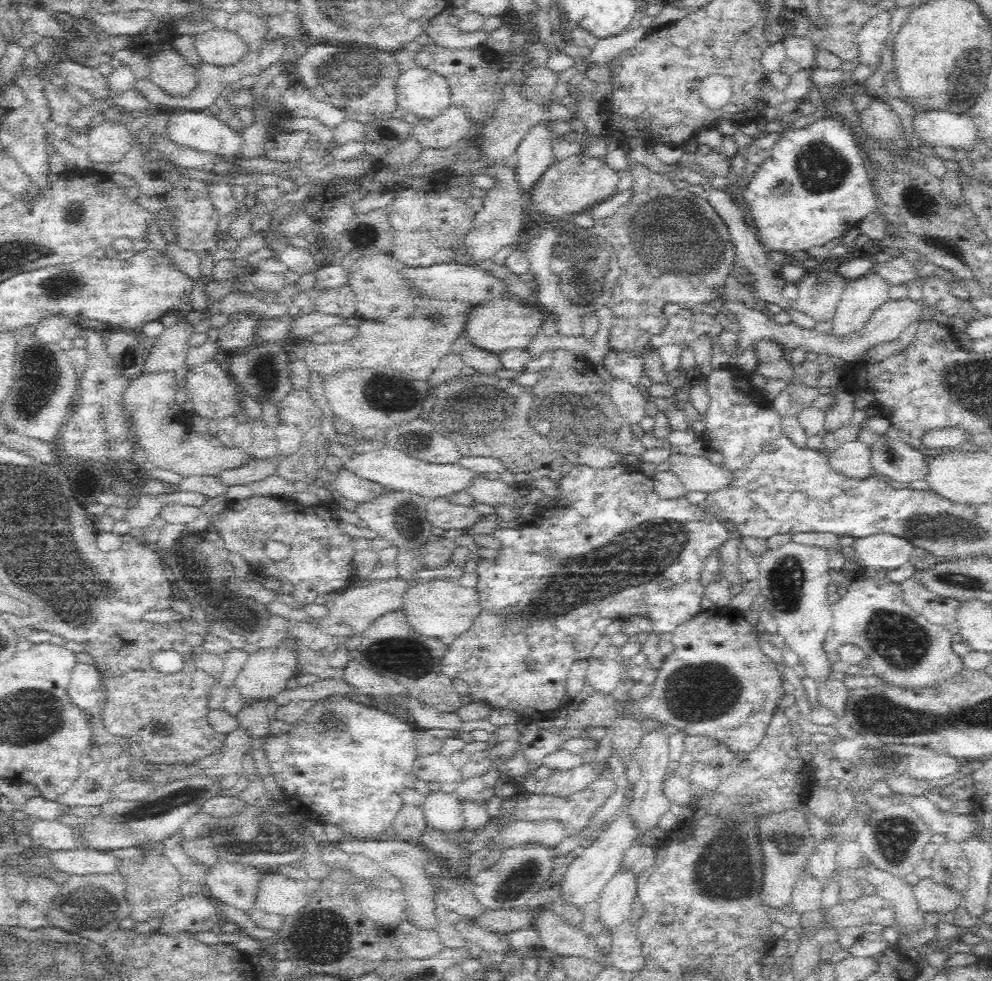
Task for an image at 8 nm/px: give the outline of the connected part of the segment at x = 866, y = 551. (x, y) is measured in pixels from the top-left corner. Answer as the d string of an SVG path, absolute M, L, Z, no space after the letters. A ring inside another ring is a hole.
M875 534L857 538L851 545L842 546L841 552L846 559L858 563L862 569L892 570L912 562L914 545L902 536L895 534Z

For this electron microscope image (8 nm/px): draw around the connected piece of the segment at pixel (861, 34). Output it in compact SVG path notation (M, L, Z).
M881 10L859 30L856 38L859 44L859 64L873 66L878 70L882 50L890 36L890 18L890 11Z

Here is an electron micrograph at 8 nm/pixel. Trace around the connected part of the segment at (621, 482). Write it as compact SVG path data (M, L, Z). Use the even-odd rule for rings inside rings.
M623 462L616 463L606 469L597 469L586 464L578 464L572 466L570 472L560 481L560 490L562 490L562 496L560 500L555 502L555 512L551 519L542 519L538 525L528 525L522 528L513 528L510 525L503 525L501 529L497 529L493 532L493 537L500 540L502 545L501 551L499 551L496 560L488 561L483 559L478 565L476 570L479 576L477 582L477 593L480 594L481 608L492 608L492 612L502 612L500 608L506 608L508 612L510 610L520 610L522 614L532 614L530 616L530 624L528 628L524 630L524 634L504 634L504 636L496 636L492 644L486 644L484 648L448 648L447 654L442 658L442 672L449 676L452 680L459 678L468 685L469 697L473 702L486 701L491 704L496 710L503 708L509 708L514 710L519 718L531 719L531 720L546 720L548 718L556 718L554 711L558 710L562 706L568 704L567 696L567 682L568 672L575 662L578 660L586 659L591 655L591 651L594 650L596 645L596 639L606 631L606 622L610 622L611 619L620 618L628 619L630 616L643 616L650 615L652 617L653 630L658 634L673 633L673 631L682 625L688 618L694 617L696 614L702 612L700 604L702 604L702 598L705 597L705 586L702 580L702 571L708 554L712 553L714 549L721 545L728 536L728 530L724 527L724 523L716 517L706 513L704 507L701 504L696 505L688 502L685 497L677 498L674 500L668 500L667 498L660 498L658 494L654 492L652 481L646 474L640 472L638 467L632 467L629 464ZM543 549L553 549L553 555L545 557L541 552ZM667 576L675 580L673 589L660 589L658 585L658 578ZM525 657L534 657L538 661L537 669L530 673L524 669L524 665L521 661Z

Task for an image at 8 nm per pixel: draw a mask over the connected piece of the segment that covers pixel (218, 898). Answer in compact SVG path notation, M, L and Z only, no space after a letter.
M218 861L205 876L205 890L216 903L234 906L251 916L263 875L262 870L255 866Z

